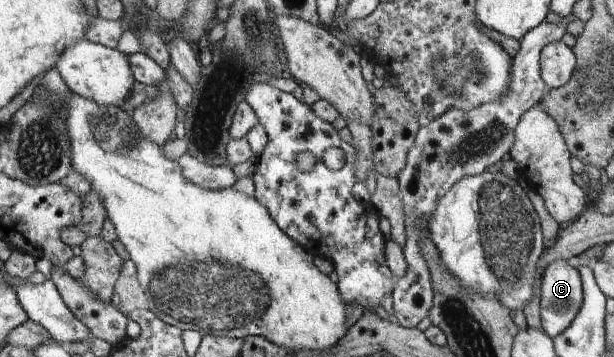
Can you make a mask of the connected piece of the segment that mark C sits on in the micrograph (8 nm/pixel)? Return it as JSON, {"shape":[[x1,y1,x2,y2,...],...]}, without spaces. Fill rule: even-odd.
{"shape":[[567,259,552,261,541,275,537,283,537,293,540,301,542,330,551,339,563,333,573,323,584,302,582,277,579,270,571,266]]}

